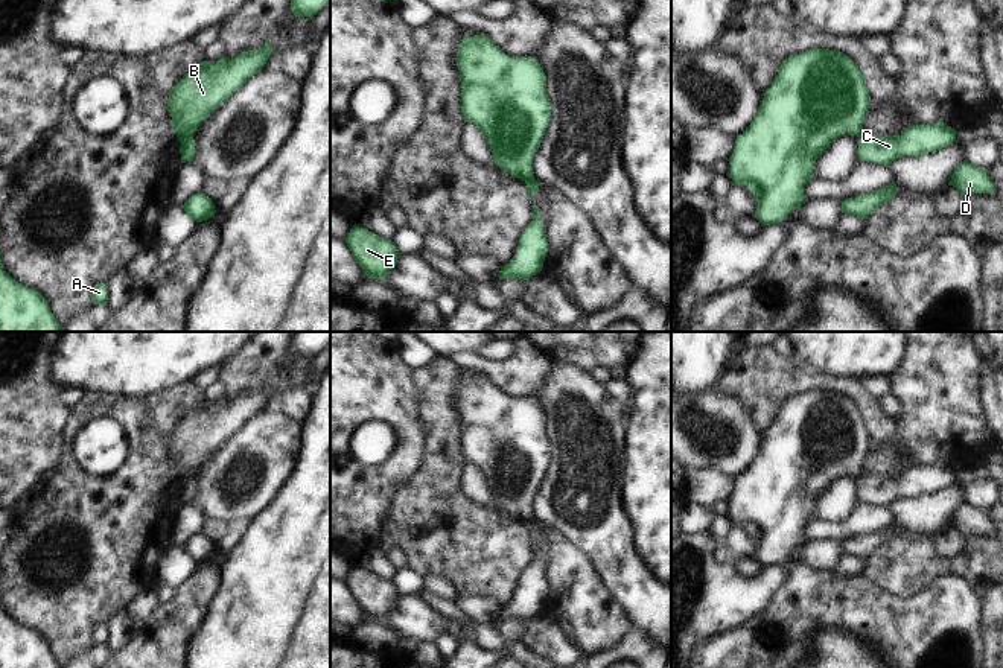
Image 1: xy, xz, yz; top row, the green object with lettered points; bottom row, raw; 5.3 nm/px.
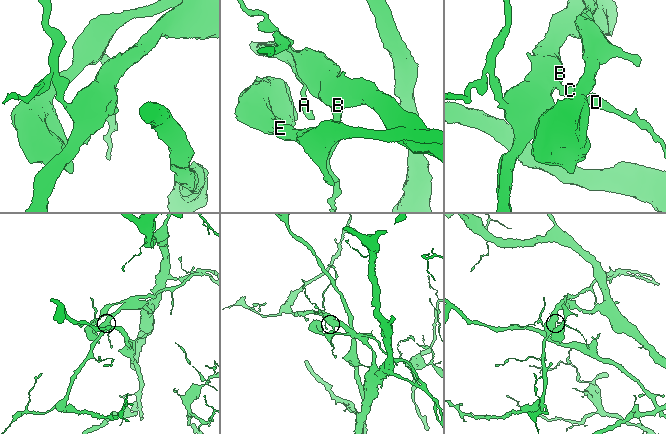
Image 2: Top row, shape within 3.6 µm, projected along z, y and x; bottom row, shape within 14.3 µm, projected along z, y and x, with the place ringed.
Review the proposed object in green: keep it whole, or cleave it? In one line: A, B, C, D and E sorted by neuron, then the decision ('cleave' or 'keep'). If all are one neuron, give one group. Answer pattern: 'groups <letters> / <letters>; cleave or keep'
groups A B D E / C; cleave

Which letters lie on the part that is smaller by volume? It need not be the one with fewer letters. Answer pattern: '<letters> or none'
C

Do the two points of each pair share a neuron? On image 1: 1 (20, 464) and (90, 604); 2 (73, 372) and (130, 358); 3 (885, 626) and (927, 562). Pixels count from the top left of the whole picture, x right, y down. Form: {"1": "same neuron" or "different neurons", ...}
{"1": "different neurons", "2": "same neuron", "3": "different neurons"}

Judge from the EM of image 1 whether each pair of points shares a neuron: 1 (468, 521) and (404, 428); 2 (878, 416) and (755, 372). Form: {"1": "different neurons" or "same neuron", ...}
{"1": "different neurons", "2": "same neuron"}

